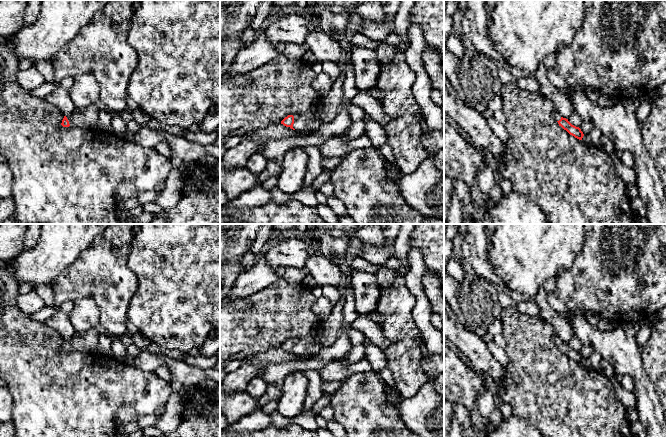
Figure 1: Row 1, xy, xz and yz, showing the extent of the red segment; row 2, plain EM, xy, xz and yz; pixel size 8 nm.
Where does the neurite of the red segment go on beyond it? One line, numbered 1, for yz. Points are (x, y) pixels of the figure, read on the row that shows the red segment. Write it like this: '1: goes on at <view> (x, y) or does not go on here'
1: goes on at yz (556, 115)

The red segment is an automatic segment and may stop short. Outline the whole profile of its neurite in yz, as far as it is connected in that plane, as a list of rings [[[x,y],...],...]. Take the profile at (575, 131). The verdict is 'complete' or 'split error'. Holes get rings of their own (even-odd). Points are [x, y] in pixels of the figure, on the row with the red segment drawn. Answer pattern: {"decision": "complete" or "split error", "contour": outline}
{"decision": "split error", "contour": [[[558,111],[554,112],[553,117],[558,122],[559,126],[566,130],[570,135],[582,140],[584,134],[579,127],[572,125],[568,119],[563,118]]]}

